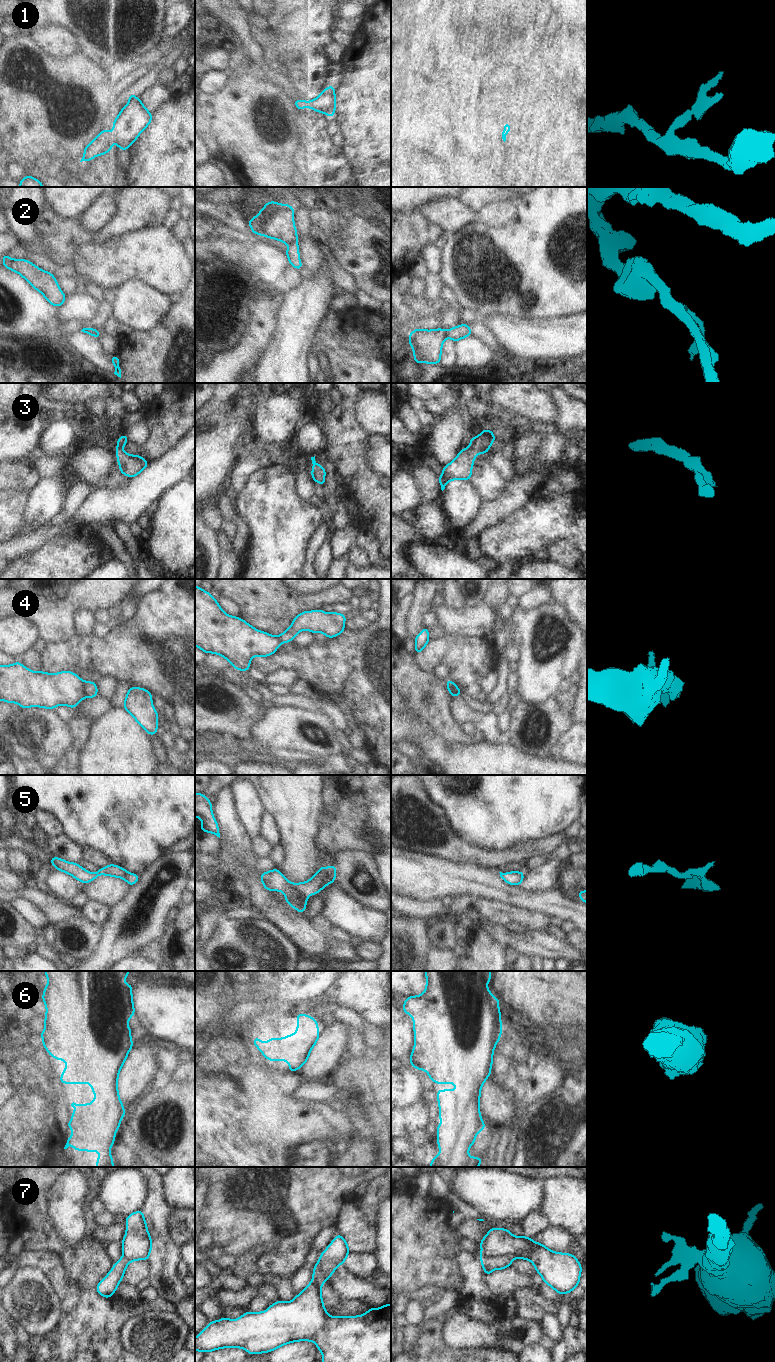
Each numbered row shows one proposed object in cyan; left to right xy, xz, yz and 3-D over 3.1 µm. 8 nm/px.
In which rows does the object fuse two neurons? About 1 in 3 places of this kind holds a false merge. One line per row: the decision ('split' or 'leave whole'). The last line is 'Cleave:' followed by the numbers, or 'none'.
1: leave whole
2: split
3: leave whole
4: split
5: split
6: leave whole
7: split
Cleave: 2, 4, 5, 7

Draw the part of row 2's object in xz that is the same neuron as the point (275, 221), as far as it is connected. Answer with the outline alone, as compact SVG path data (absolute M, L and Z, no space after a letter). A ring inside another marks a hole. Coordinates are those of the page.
M267 202L264 208L248 221L253 234L276 239L286 244L297 241L297 230L294 225L294 207L290 204Z

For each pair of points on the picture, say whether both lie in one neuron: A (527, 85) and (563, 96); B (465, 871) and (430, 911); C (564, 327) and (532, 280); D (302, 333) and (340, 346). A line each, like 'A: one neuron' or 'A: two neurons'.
A: one neuron
B: two neurons
C: two neurons
D: two neurons

